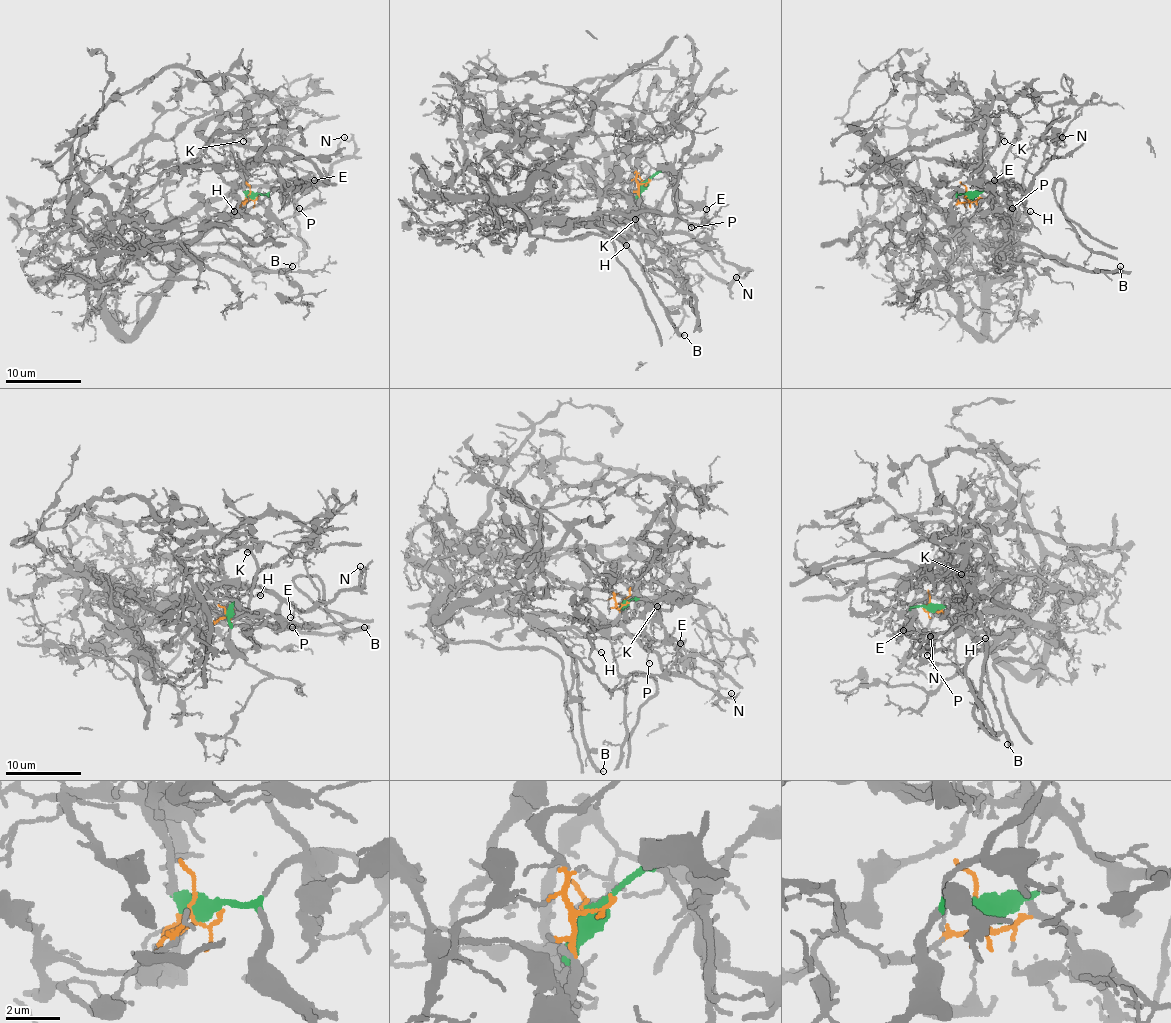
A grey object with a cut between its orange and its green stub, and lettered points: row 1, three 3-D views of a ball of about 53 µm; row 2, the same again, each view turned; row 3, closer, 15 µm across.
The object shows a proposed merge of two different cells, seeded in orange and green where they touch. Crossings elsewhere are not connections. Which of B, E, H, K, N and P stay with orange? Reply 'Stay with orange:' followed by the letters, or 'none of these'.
Stay with orange: B, H

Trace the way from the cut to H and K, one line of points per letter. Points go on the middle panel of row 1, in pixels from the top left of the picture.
H: (641, 181), (637, 206), (616, 219), (603, 219), (601, 225), (626, 246)
K: (643, 181), (649, 181), (660, 171), (672, 187), (662, 196), (656, 211), (647, 211), (635, 219)

